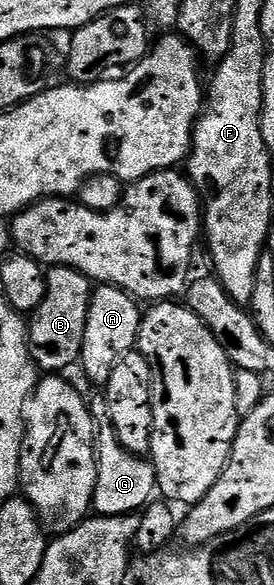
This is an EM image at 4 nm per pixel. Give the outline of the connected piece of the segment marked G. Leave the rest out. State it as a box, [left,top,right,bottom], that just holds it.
[92,418,157,516]

